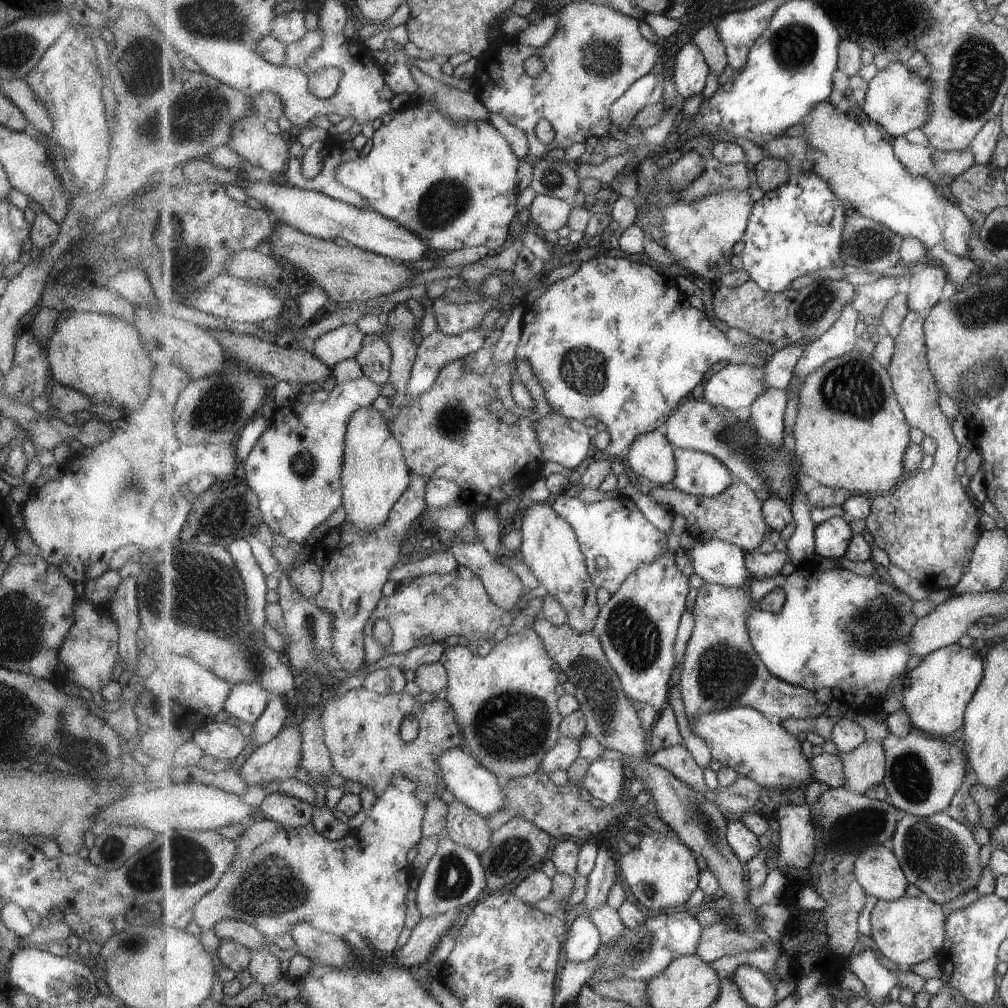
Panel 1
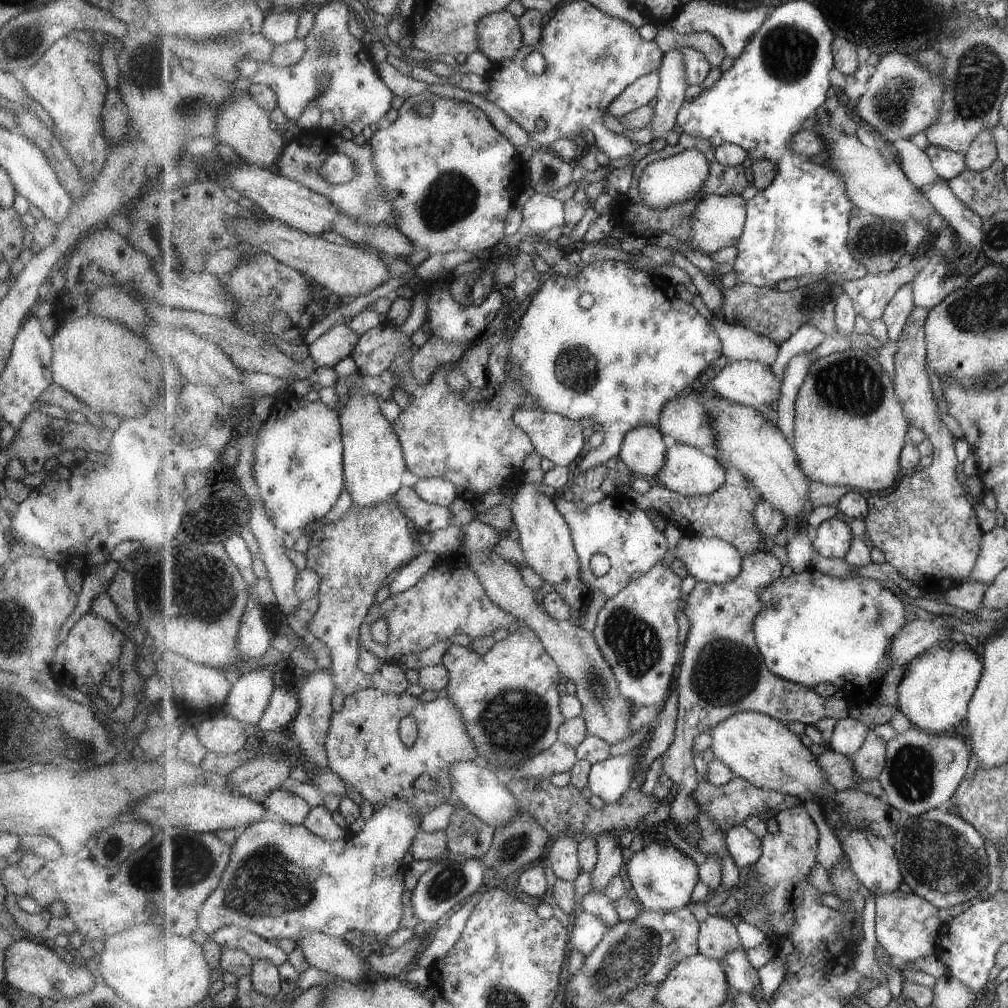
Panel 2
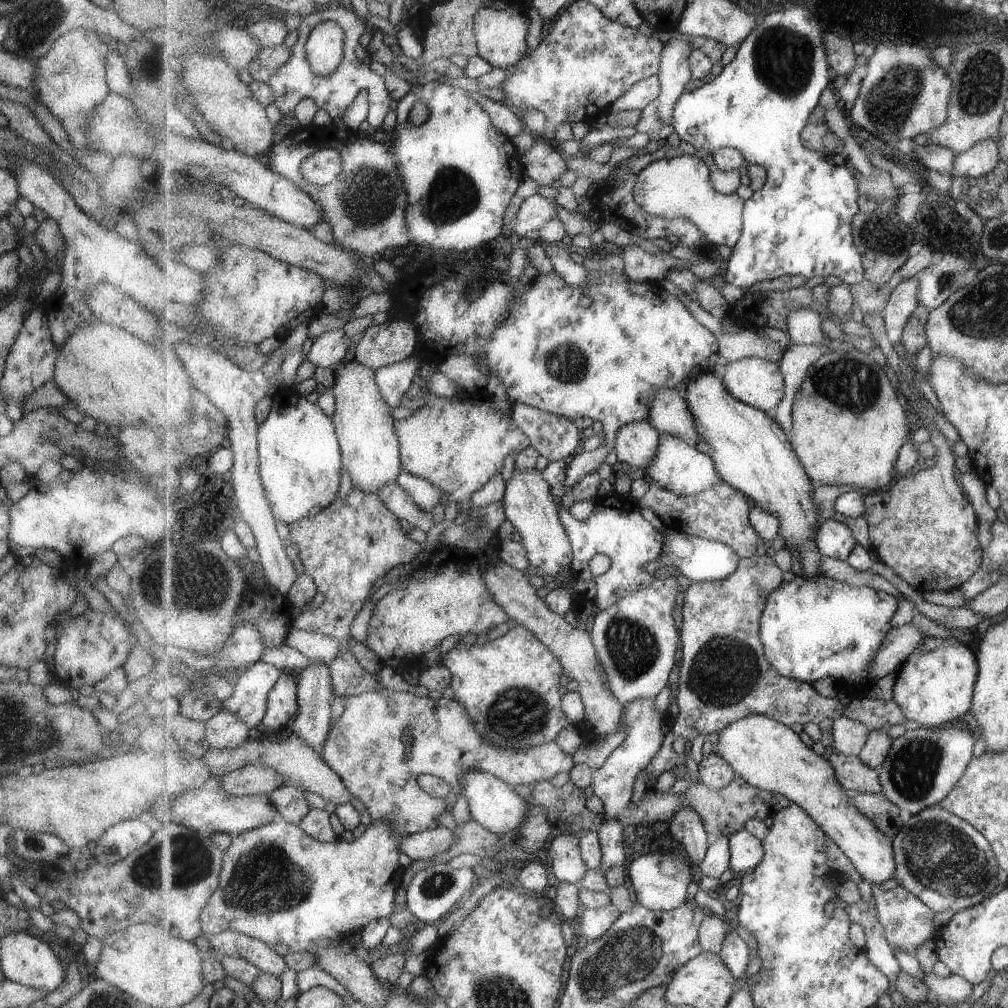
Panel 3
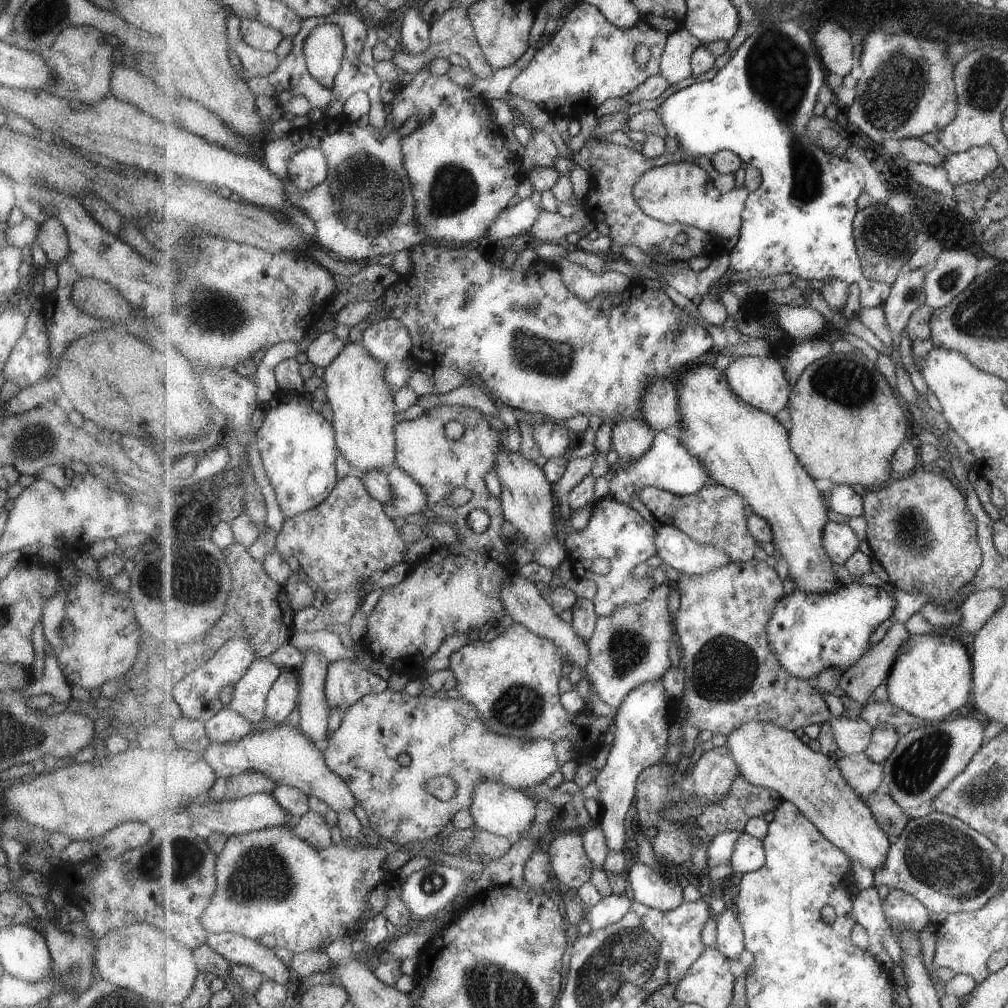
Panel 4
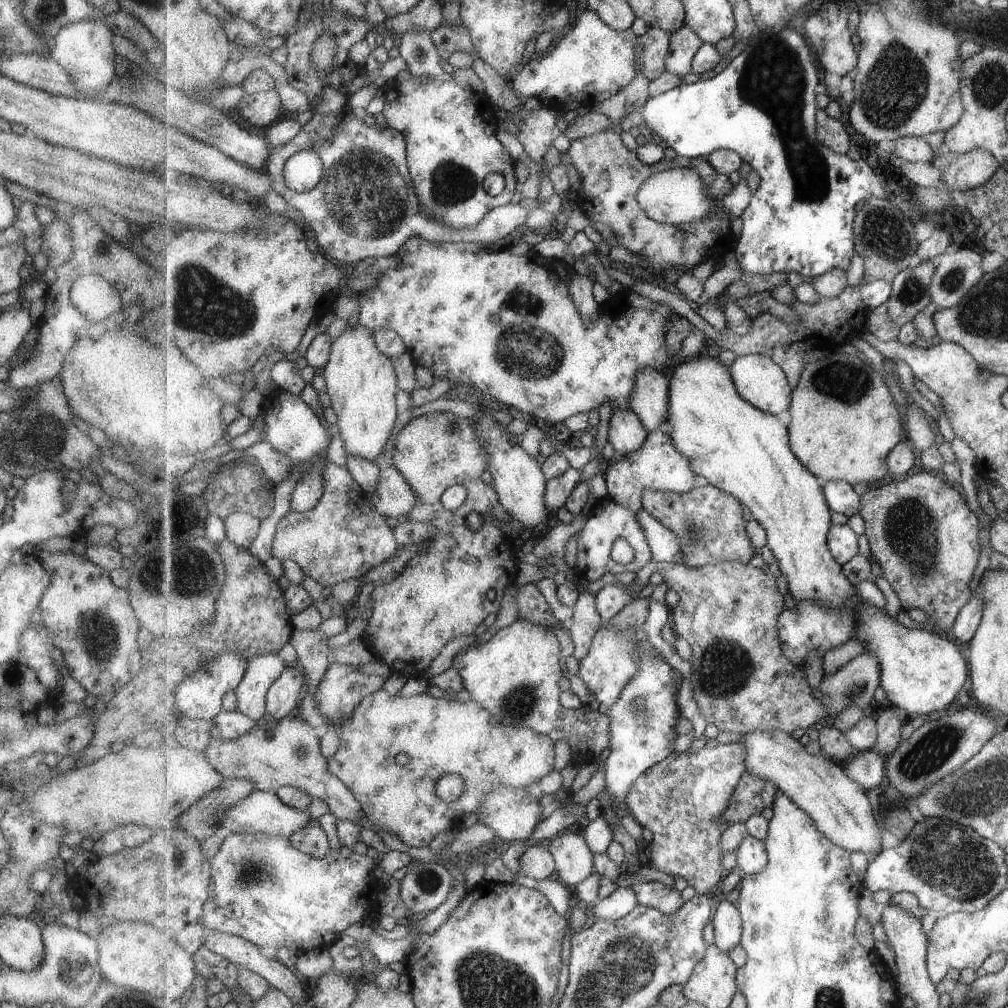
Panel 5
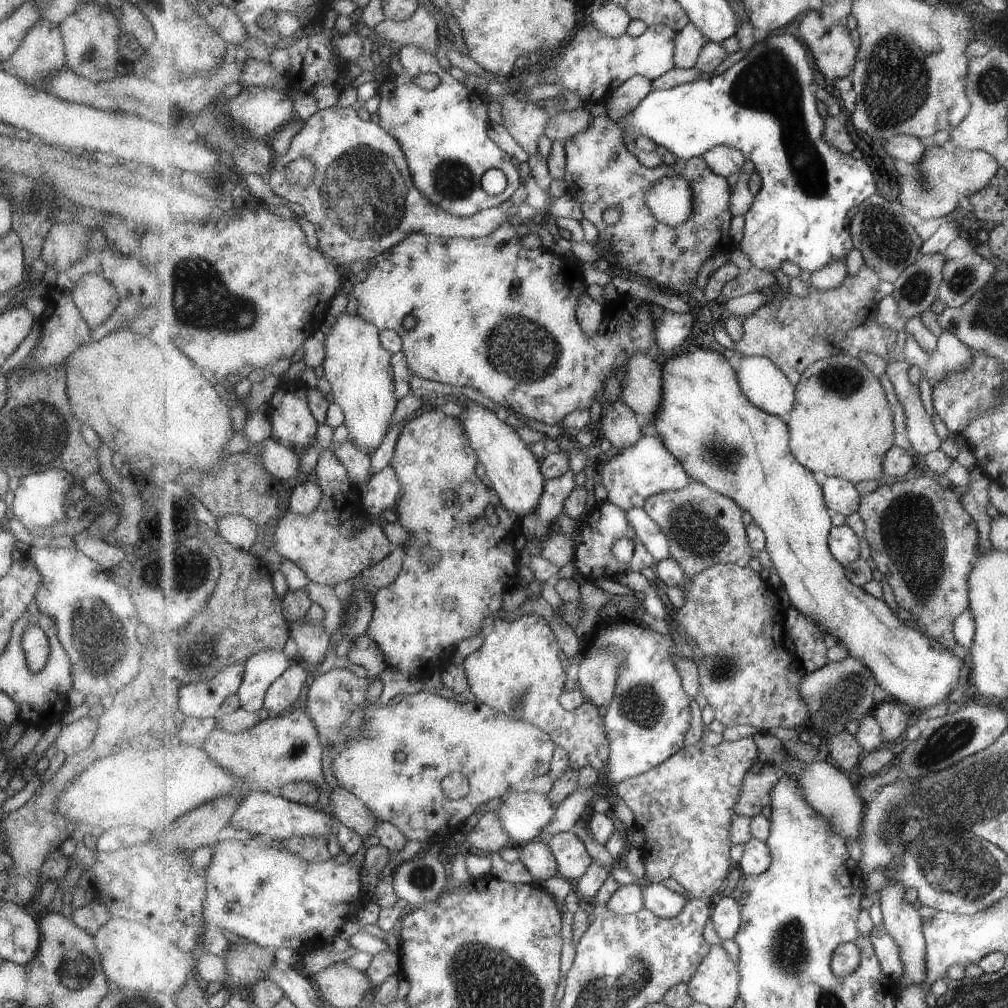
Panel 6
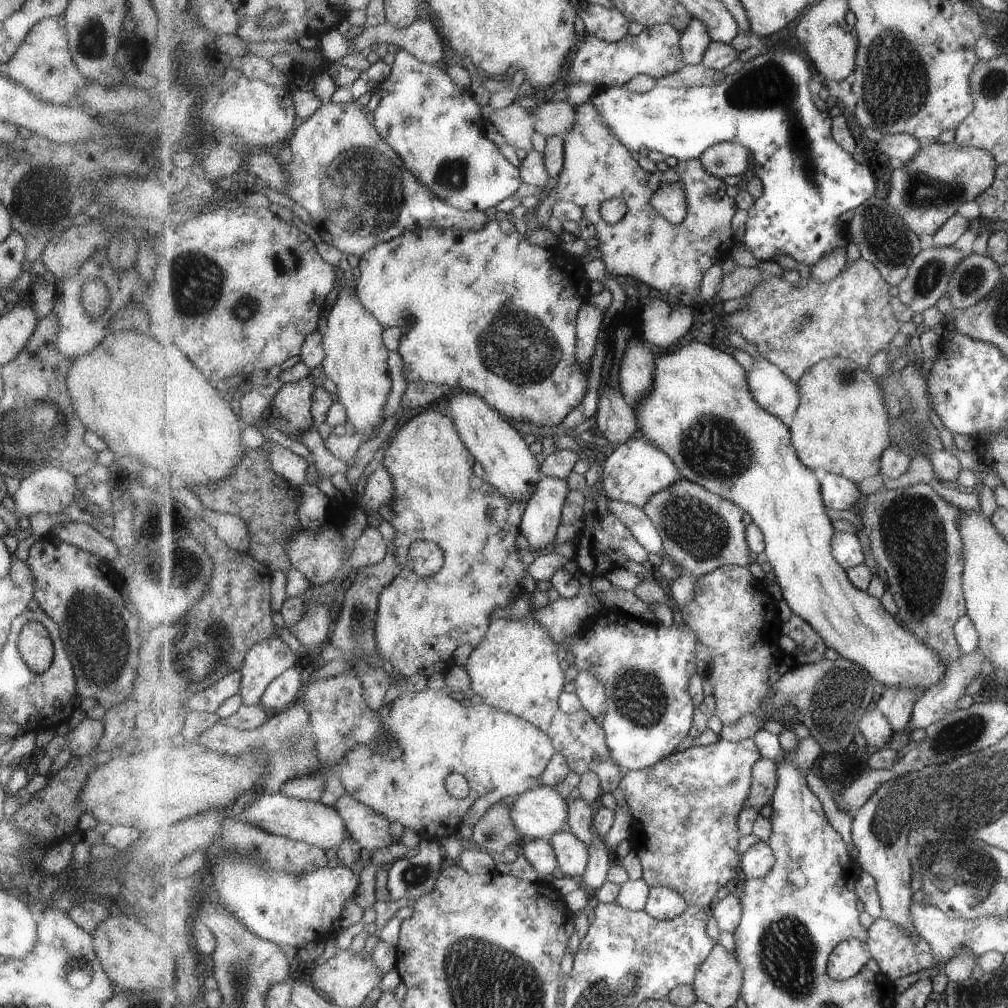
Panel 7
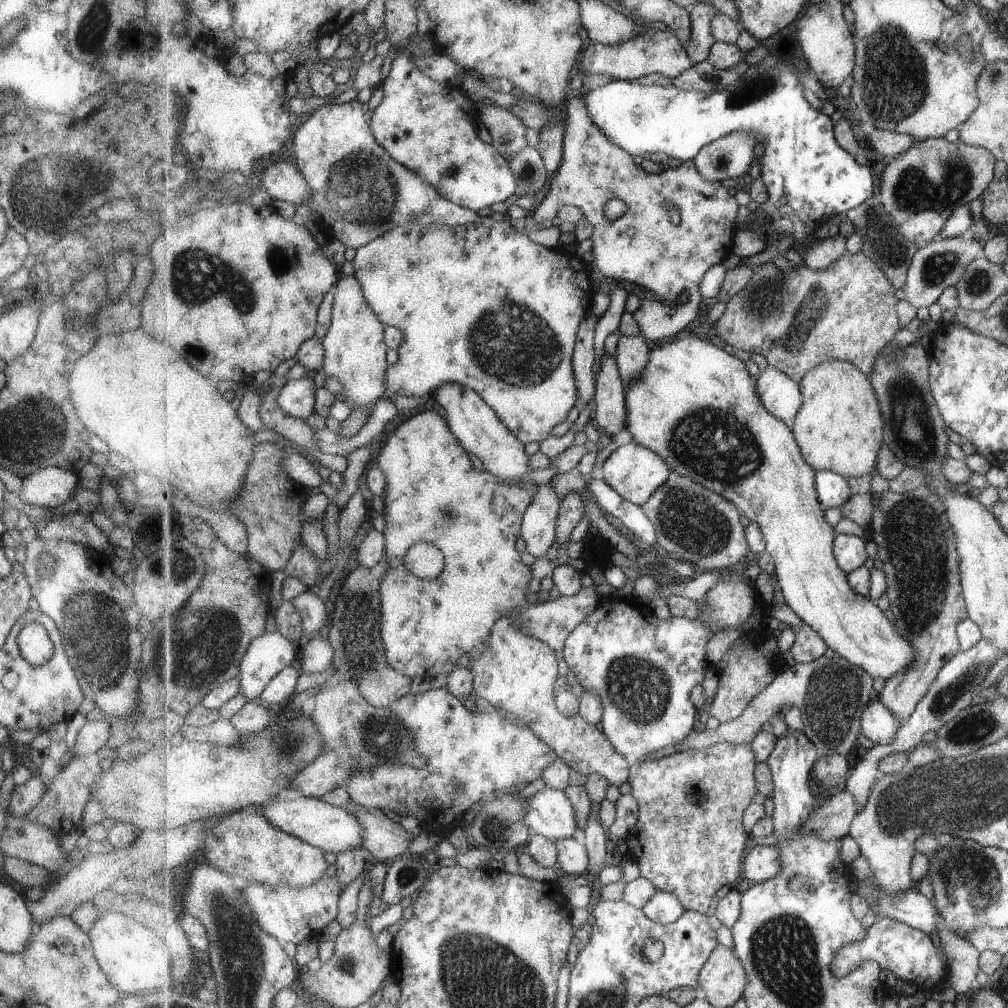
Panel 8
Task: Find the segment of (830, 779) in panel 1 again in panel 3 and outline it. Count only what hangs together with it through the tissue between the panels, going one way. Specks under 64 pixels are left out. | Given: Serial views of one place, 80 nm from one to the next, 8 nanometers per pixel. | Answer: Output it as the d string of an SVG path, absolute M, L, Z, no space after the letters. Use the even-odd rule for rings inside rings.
M830 750L825 752L824 757L835 770L839 784L848 792L882 793L879 769L869 768L859 756L847 757L845 754Z

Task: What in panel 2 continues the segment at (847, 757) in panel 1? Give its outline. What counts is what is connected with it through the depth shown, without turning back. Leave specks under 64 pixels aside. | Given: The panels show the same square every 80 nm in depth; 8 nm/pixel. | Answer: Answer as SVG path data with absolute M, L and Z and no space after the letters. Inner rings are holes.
M871 731L861 750L851 760L862 778L875 779L879 777L886 766L887 754L888 742Z

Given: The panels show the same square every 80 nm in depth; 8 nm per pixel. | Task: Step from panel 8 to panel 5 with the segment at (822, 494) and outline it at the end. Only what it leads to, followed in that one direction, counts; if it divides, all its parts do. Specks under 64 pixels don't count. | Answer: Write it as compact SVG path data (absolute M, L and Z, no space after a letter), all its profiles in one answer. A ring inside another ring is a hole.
M828 481L824 486L824 493L830 509L845 518L860 514L862 496L855 492L855 488L847 481Z

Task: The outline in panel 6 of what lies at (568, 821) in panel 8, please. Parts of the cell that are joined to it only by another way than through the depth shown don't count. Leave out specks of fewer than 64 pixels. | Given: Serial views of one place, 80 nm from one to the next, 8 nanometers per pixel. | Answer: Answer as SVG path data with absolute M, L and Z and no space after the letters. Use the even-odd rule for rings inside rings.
M512 792L501 800L503 804L497 811L513 845L533 842L539 836L548 840L545 830L554 821L557 806L547 793Z

